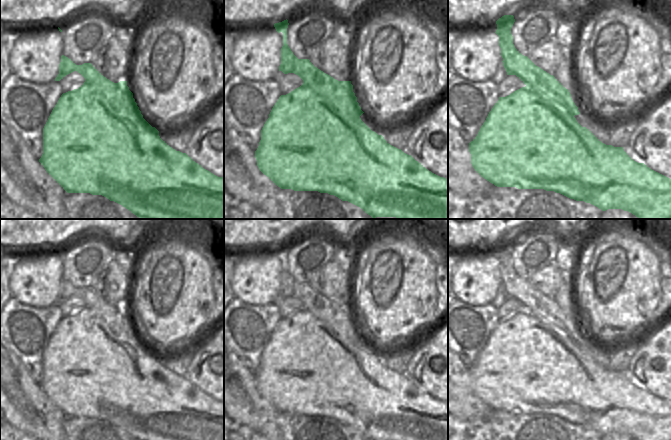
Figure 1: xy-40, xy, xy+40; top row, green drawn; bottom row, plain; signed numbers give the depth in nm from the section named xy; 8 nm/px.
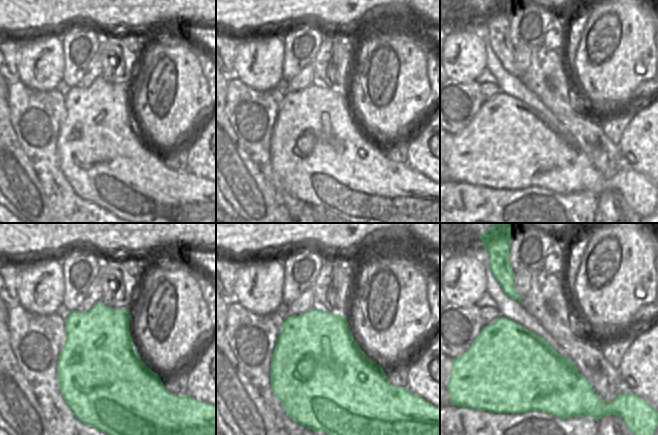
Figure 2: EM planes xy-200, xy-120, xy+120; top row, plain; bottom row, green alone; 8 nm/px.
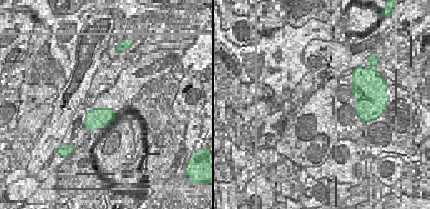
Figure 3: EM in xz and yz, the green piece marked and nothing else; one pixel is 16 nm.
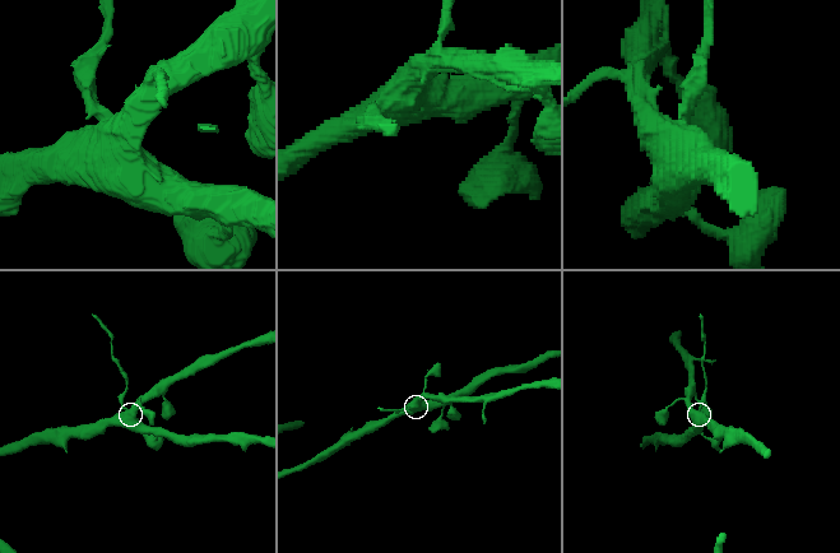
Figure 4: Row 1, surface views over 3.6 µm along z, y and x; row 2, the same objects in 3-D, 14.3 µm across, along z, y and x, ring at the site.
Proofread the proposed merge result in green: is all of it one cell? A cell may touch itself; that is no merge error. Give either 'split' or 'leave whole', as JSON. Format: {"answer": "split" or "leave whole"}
{"answer": "split"}

